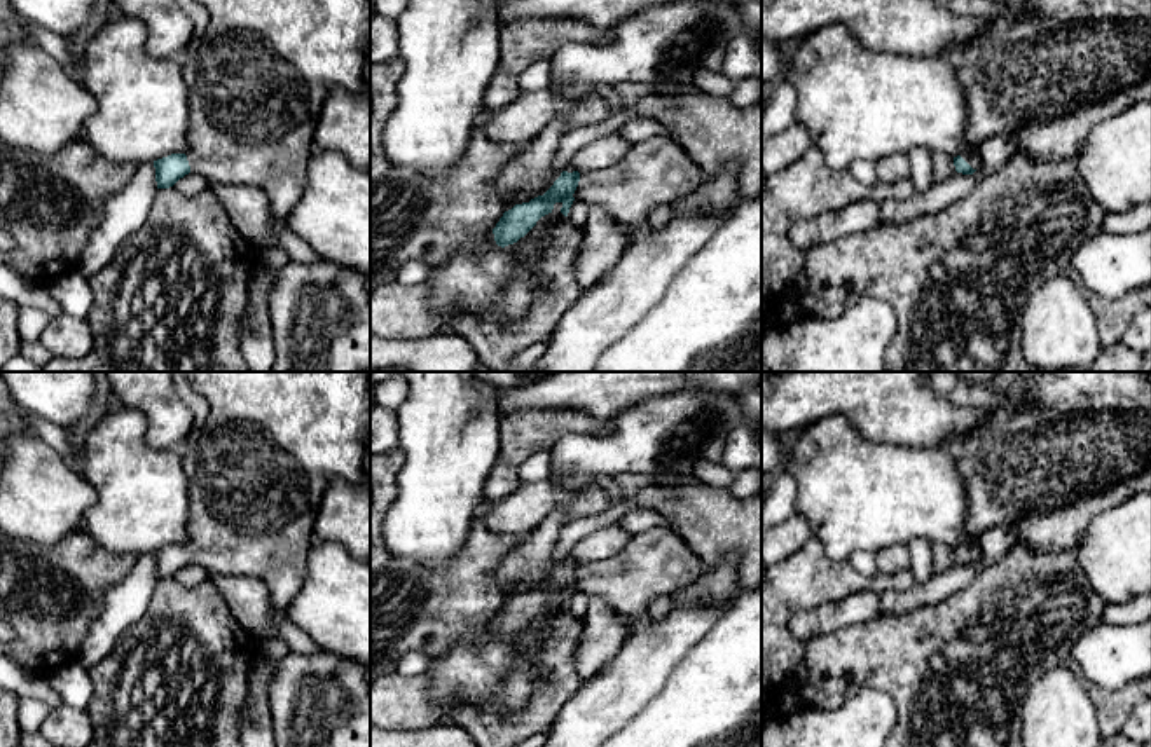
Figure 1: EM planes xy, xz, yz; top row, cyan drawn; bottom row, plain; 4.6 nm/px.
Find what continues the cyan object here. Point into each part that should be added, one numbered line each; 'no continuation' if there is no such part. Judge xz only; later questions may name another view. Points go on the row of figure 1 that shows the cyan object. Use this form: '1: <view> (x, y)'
1: xz (655, 171)

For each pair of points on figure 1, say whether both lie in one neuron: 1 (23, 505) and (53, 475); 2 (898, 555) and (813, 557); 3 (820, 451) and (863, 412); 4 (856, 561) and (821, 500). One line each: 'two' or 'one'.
1: one
2: two
3: two
4: two

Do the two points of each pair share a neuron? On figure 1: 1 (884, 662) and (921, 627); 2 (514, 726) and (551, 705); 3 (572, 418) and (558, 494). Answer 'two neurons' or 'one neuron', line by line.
1: one neuron
2: one neuron
3: two neurons

